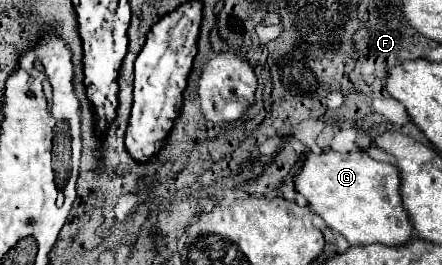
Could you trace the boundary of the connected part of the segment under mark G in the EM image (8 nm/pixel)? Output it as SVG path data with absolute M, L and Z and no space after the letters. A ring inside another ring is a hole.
M329 149L319 155L309 151L295 175L295 189L307 199L309 209L321 215L329 229L341 233L351 245L403 245L413 235L413 227L401 205L397 167L375 161L363 151L337 153Z

